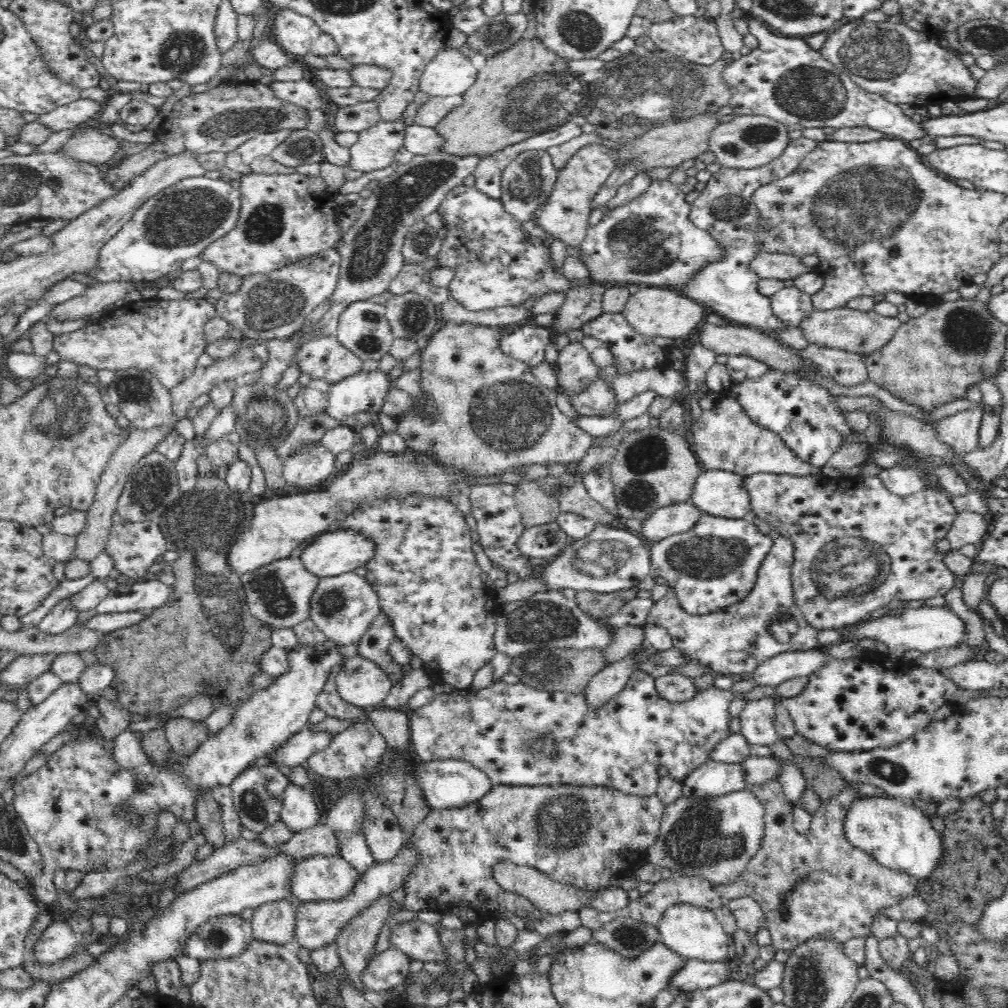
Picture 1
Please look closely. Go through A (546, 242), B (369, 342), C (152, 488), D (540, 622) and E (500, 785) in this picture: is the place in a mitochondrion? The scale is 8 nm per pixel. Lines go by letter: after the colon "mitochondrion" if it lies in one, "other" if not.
A: other
B: mitochondrion
C: mitochondrion
D: mitochondrion
E: other

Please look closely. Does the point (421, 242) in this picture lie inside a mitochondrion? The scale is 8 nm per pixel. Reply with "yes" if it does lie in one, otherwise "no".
yes

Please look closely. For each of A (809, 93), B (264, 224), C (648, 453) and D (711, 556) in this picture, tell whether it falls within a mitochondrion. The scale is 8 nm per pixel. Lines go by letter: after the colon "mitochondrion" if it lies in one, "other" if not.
A: mitochondrion
B: mitochondrion
C: mitochondrion
D: mitochondrion

